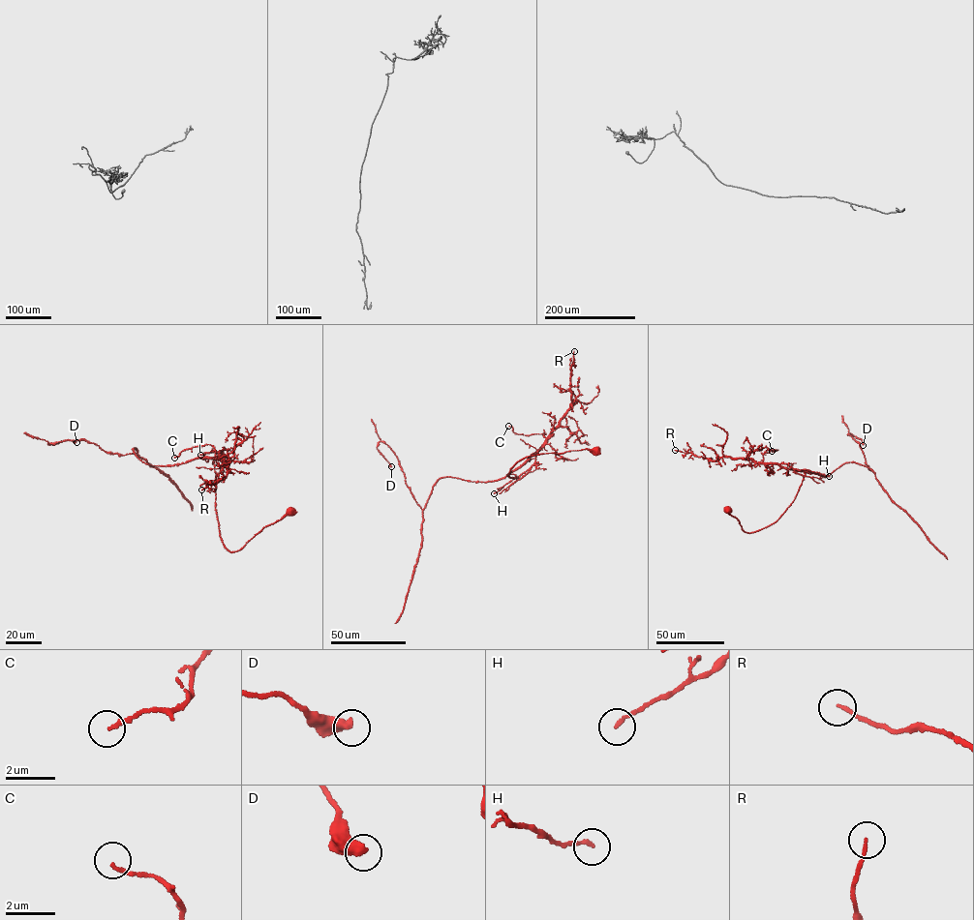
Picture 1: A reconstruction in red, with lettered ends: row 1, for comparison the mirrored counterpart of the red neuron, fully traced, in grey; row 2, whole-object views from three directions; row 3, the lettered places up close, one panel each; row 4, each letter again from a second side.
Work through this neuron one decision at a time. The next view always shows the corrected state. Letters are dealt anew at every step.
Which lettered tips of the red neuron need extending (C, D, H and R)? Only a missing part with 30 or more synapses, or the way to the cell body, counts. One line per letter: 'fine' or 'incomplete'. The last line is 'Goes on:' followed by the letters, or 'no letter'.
C: fine
D: fine
H: fine
R: fine
Goes on: no letter

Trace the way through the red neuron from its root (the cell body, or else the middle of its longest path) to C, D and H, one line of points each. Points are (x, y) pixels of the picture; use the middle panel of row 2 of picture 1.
C: (597, 450), (527, 457), (511, 468), (510, 478), (546, 438), (545, 433), (516, 433), (508, 426)
D: (597, 450), (527, 457), (511, 469), (514, 478), (441, 477), (423, 510), (380, 441), (391, 466)
H: (597, 450), (524, 458), (511, 468), (509, 478), (516, 476), (511, 473), (535, 453), (534, 464), (494, 493)

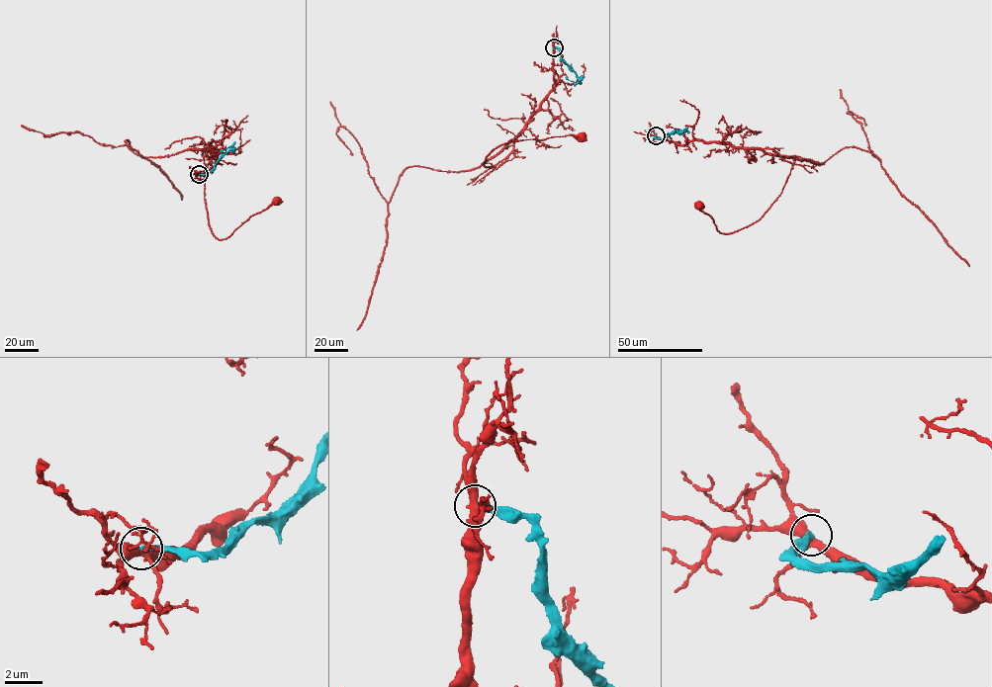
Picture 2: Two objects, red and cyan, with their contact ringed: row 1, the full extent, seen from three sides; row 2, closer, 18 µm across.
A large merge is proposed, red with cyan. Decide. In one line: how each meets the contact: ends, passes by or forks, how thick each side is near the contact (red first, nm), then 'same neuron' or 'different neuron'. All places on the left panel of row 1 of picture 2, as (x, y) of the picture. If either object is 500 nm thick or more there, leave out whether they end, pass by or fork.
red forks; cyan ends; calibres 340 and 320 nm; different neuron

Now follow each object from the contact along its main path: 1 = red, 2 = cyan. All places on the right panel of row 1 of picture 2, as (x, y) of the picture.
1: (656, 135), (685, 145), (696, 140), (726, 142), (794, 160), (767, 212), (737, 231), (721, 233), (698, 205)
2: (656, 135), (664, 139), (675, 131), (683, 130)

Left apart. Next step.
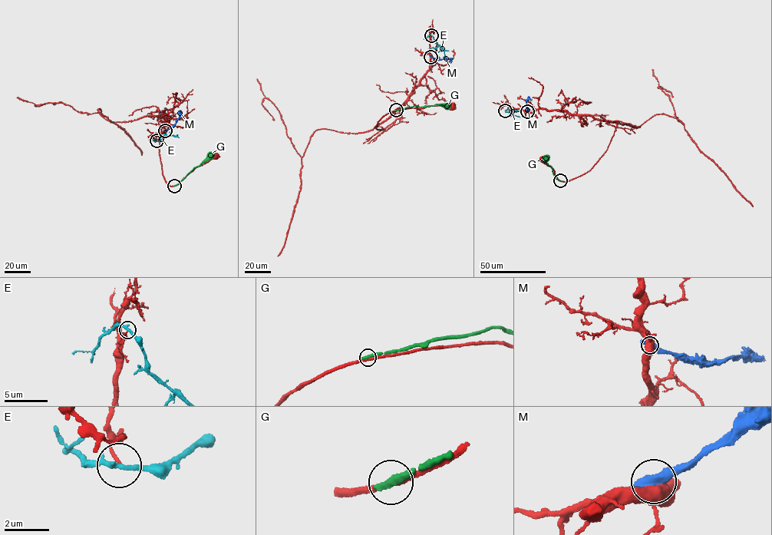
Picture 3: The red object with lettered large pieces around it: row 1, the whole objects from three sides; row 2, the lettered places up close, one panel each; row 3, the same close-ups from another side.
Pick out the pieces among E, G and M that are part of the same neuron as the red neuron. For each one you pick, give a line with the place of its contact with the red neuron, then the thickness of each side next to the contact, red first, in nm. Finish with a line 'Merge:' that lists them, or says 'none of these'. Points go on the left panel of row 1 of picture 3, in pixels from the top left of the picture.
Merge: none of these

